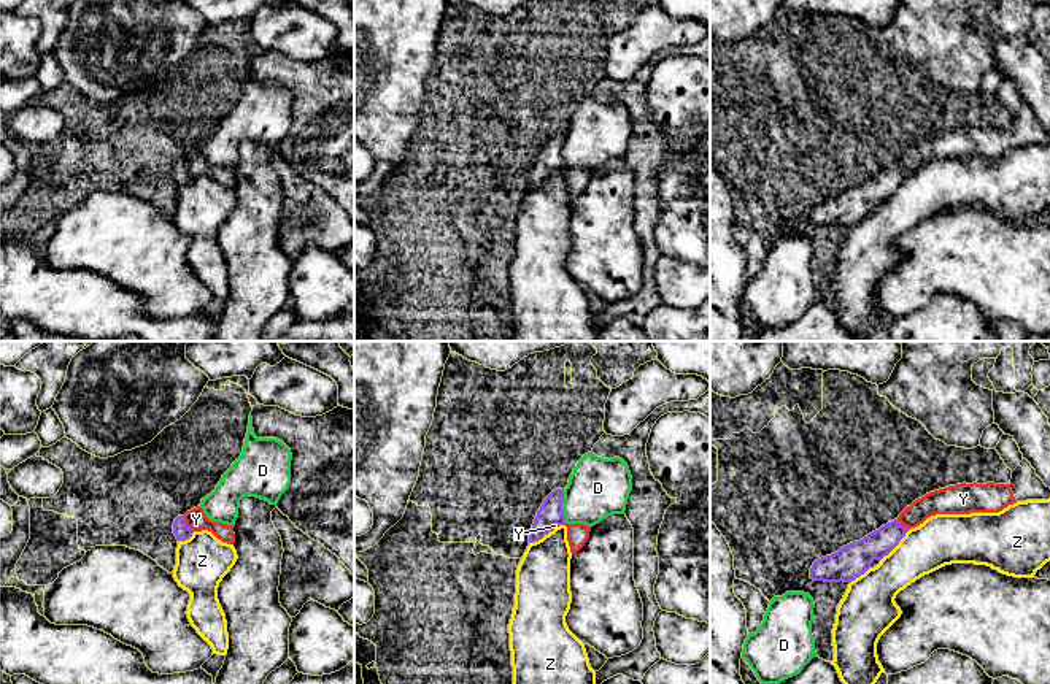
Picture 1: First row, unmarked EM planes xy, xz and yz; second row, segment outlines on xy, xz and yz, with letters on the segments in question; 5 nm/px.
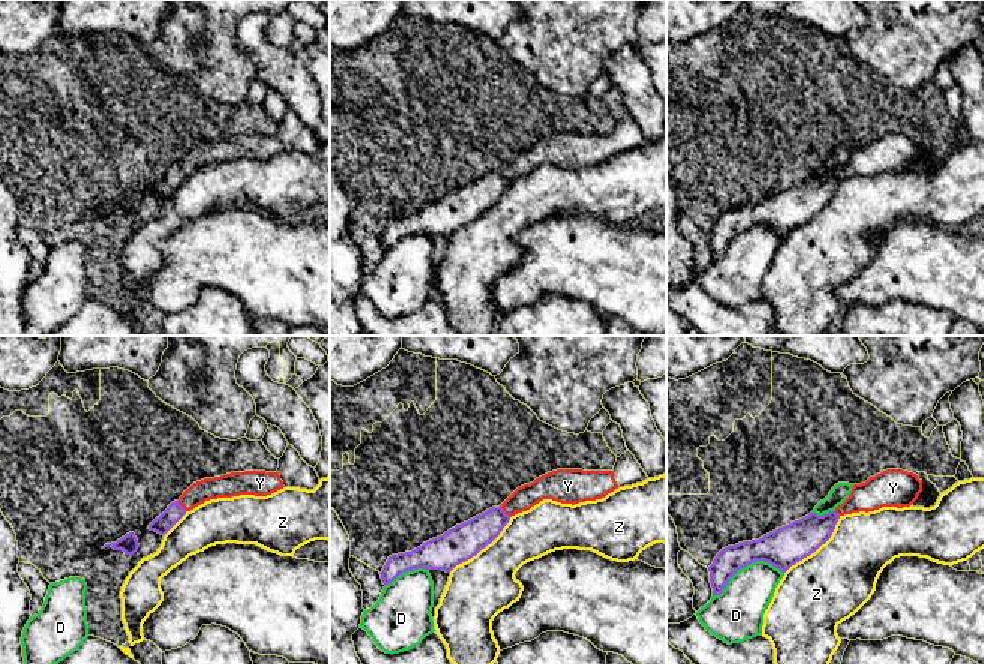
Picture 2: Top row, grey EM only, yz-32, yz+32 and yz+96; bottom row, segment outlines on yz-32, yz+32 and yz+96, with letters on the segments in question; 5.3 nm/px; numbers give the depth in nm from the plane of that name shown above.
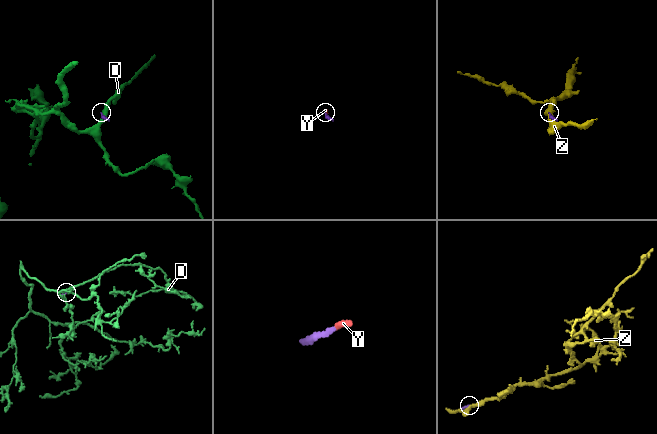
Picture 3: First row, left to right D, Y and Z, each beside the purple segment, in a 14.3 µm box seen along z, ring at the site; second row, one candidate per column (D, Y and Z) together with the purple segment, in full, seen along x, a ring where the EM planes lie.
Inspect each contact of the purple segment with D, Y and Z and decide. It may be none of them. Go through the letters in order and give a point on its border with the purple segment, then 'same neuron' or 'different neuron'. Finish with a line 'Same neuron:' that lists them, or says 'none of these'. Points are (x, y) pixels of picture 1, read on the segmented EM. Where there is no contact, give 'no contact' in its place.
D: contact xz (561, 507); different neuron
Y: contact xy (185, 524); same neuron
Z: contact yz (896, 545); different neuron
Same neuron: Y

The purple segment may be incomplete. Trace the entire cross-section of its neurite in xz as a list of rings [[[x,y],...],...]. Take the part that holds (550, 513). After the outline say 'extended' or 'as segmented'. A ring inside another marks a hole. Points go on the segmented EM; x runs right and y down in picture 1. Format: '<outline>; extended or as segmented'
[[[554,489],[542,503],[529,532],[529,543],[542,540],[559,525],[567,527],[567,541],[572,555],[578,552],[589,538],[591,527],[585,524],[567,524],[562,511],[564,489]]]; extended

